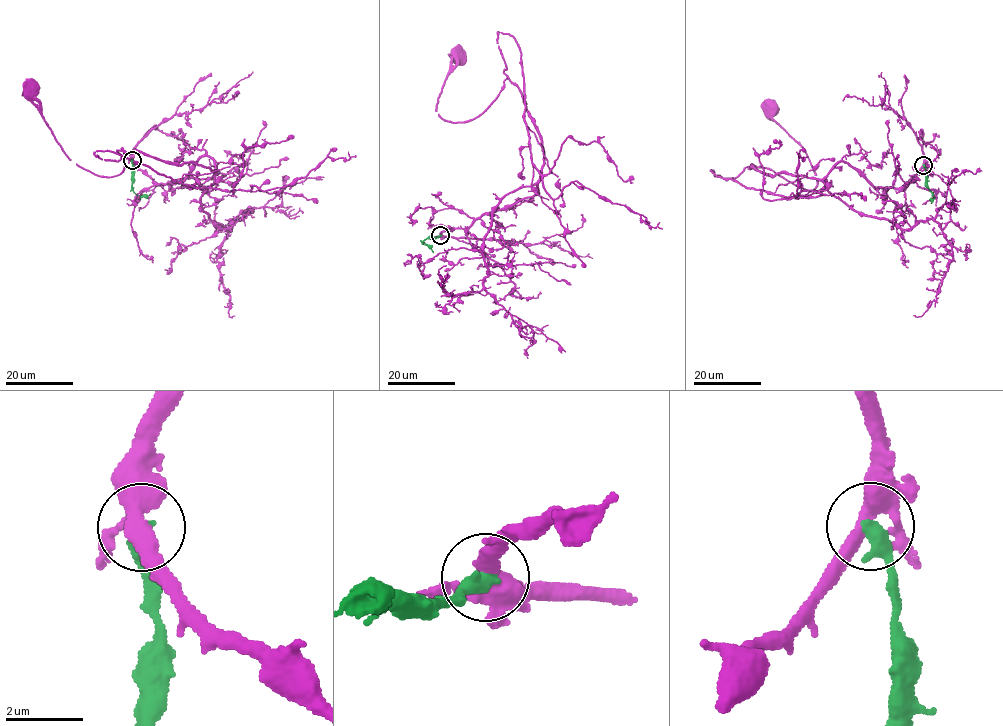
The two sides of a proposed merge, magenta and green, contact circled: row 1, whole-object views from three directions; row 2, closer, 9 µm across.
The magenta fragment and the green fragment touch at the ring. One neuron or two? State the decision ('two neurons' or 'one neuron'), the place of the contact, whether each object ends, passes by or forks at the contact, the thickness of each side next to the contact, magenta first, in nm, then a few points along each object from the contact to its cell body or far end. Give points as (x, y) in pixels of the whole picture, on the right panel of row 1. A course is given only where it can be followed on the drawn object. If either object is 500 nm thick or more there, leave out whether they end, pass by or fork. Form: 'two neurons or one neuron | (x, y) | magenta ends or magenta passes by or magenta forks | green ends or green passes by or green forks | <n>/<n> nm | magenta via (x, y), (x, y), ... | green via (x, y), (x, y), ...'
two neurons | (923, 165) | magenta forks | green ends | 360/460 nm | magenta via (923, 164), (904, 189), (839, 162), (821, 179), (750, 167), (800, 188), (816, 175), (772, 110) | green via (924, 164), (927, 188), (934, 196), (931, 200), (936, 197)

